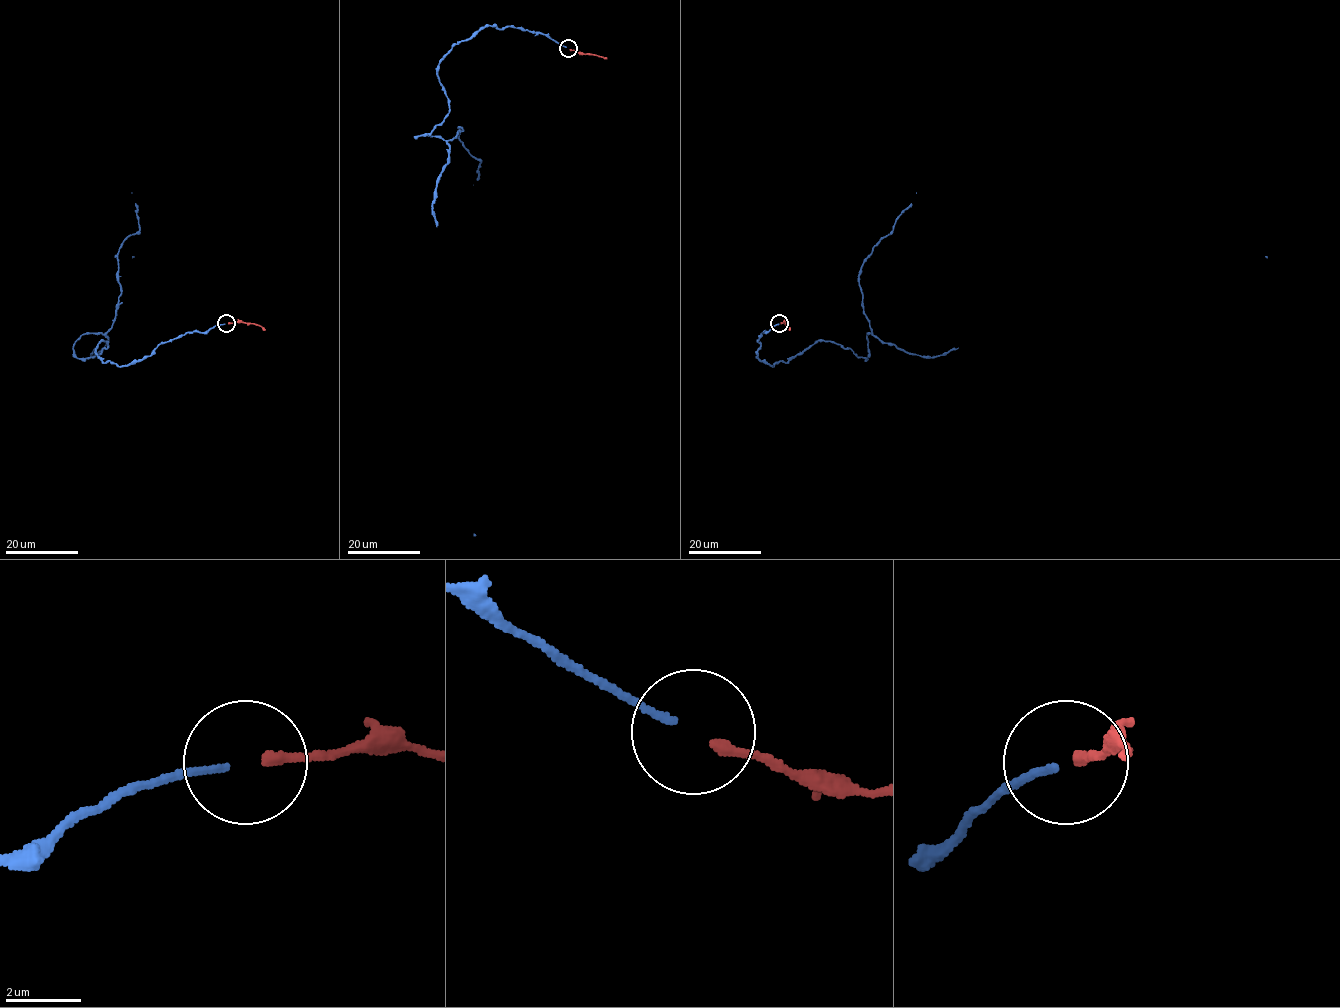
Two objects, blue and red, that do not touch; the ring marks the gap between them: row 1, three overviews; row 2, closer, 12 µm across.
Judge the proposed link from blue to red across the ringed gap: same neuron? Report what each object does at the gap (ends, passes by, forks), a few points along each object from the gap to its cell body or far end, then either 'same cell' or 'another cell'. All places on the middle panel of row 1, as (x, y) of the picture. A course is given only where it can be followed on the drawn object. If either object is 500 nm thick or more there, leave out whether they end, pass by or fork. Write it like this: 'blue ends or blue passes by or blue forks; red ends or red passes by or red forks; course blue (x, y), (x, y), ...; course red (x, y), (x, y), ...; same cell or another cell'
blue ends; red ends; course blue (566, 47), (509, 26), (476, 31), (438, 65), (448, 115), (415, 136), (449, 147), (433, 213), (475, 536); course red (570, 49), (607, 58); same cell

